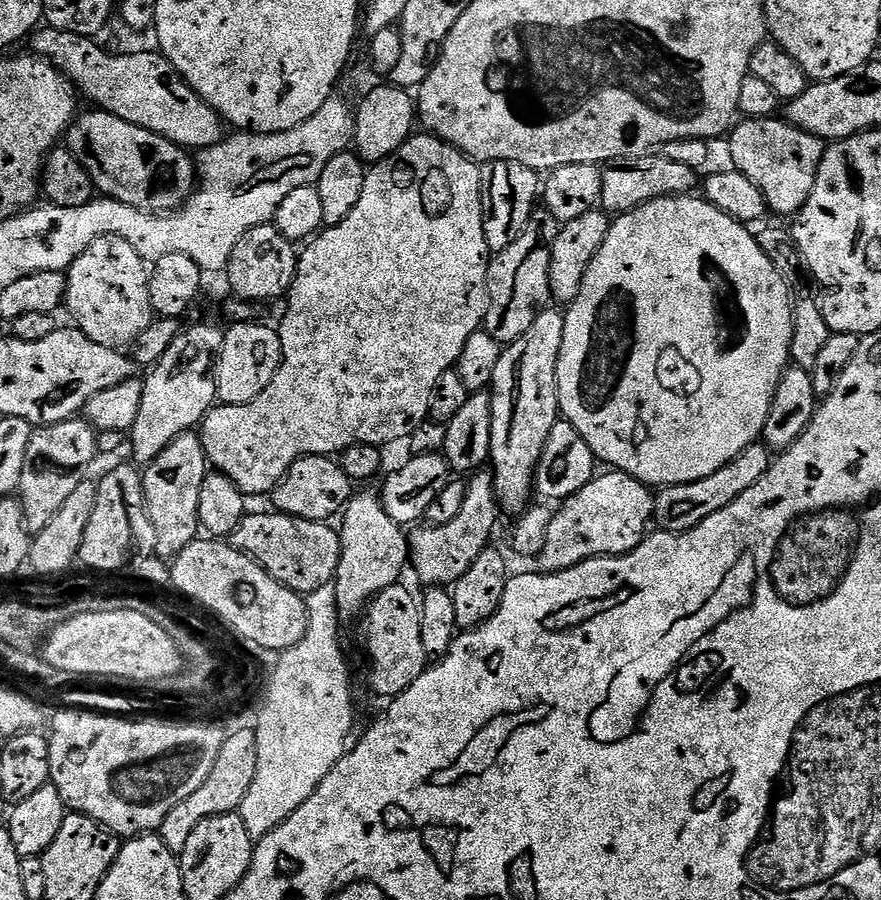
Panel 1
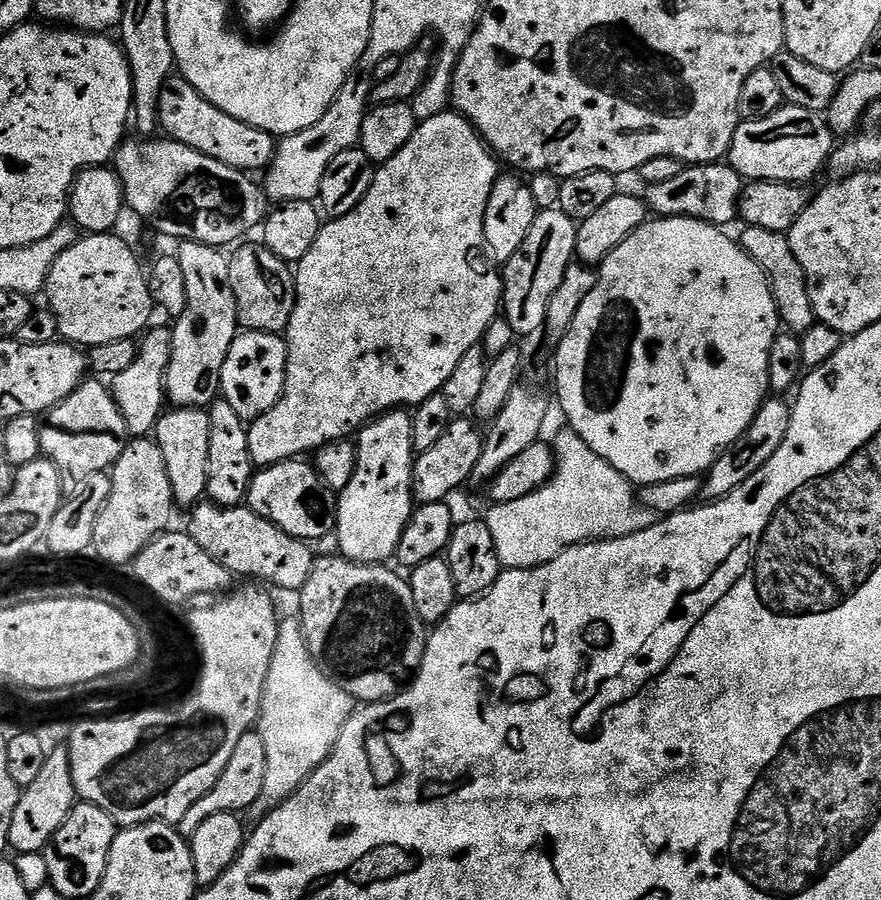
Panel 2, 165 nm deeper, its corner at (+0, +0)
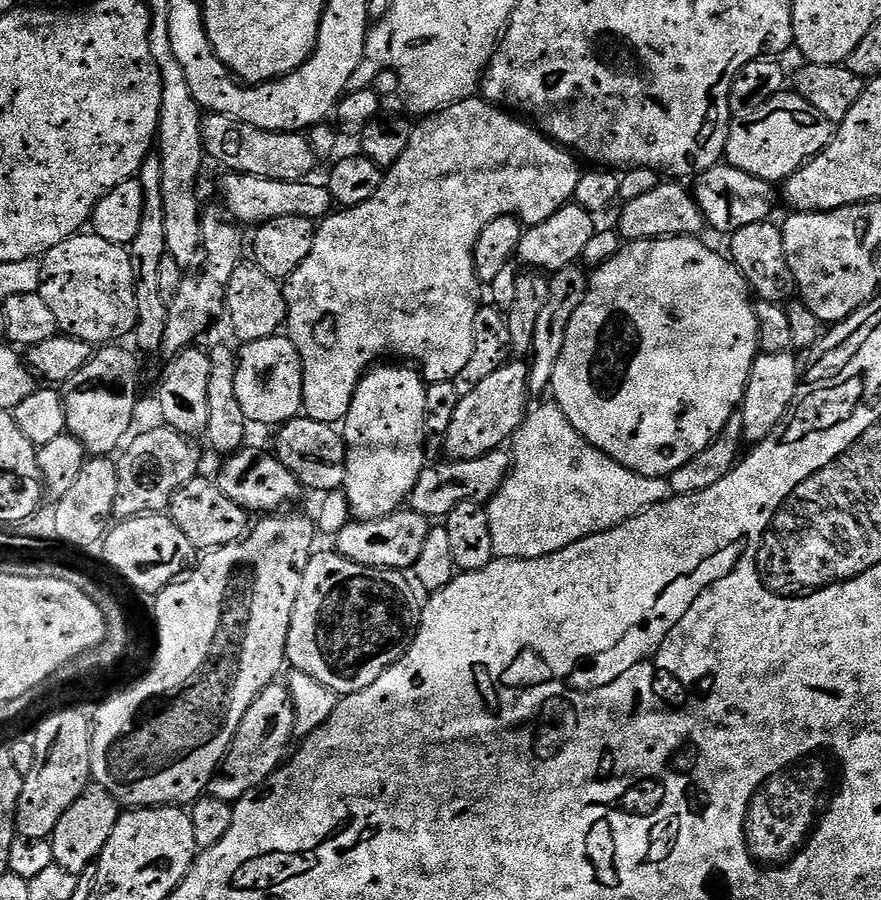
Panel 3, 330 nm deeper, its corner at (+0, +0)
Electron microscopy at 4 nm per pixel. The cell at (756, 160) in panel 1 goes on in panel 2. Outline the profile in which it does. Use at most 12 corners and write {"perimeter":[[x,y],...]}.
{"perimeter":[[821,113],[741,120],[726,160],[745,181],[808,182],[834,151]]}

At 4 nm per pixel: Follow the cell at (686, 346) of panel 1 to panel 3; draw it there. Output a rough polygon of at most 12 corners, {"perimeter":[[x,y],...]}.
{"perimeter":[[691,236],[591,273],[550,392],[671,477],[743,405],[748,281]]}

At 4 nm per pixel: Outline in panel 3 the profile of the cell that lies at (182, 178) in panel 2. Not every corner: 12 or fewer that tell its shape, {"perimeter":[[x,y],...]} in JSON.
{"perimeter":[[228,174],[227,215],[319,222],[333,211],[323,183]]}

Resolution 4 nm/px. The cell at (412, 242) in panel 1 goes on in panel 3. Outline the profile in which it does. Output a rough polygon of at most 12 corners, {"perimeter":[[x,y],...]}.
{"perimeter":[[483,98],[425,115],[283,285],[303,411],[391,352],[470,362],[472,253],[581,161]]}

